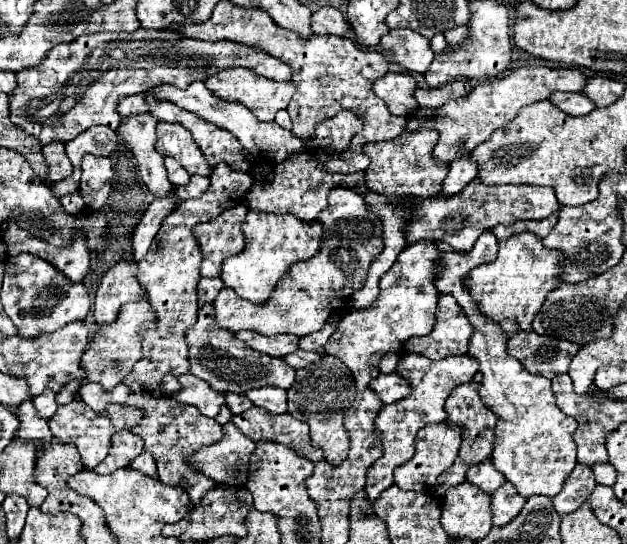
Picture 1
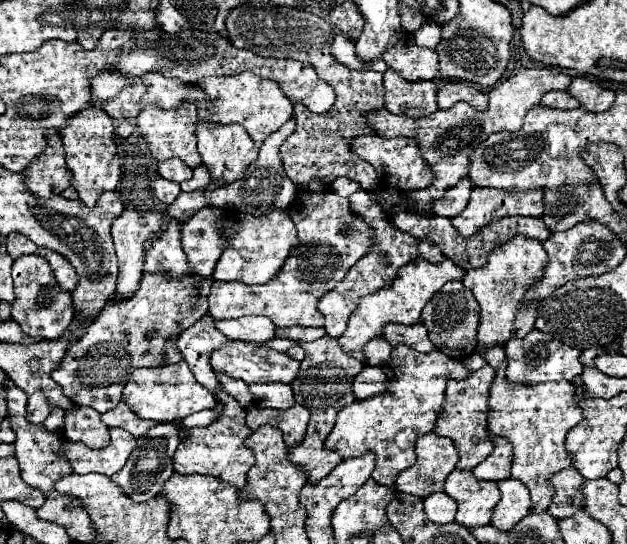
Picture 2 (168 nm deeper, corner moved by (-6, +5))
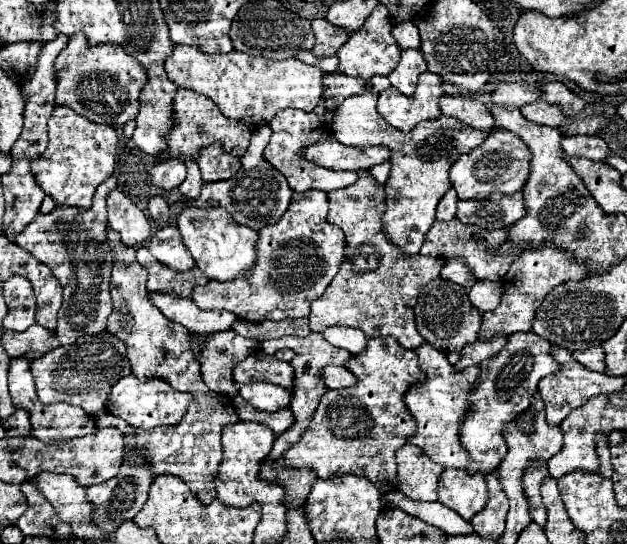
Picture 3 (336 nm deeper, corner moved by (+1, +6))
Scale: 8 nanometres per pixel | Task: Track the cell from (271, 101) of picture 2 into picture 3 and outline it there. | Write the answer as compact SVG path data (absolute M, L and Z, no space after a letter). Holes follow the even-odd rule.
M179 88L173 98L173 110L177 116L177 126L173 128L173 134L169 136L169 150L173 150L173 158L181 154L181 158L197 158L197 150L203 146L209 146L213 142L221 142L225 152L233 156L243 156L249 146L249 136L253 132L251 126L247 126L243 120L231 120L225 118L225 114L219 110L219 106L213 104L211 98L205 98L189 88Z

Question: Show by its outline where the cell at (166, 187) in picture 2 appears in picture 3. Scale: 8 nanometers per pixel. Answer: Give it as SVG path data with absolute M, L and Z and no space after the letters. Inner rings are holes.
M153 196L149 200L149 214L151 214L153 220L157 220L157 224L167 224L167 220L169 220L169 206L167 206L163 196Z

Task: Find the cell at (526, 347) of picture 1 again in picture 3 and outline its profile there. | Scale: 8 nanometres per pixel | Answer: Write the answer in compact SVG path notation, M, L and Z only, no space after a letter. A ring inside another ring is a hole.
M517 332L511 334L505 348L497 352L489 362L481 364L481 374L477 378L477 386L473 388L469 402L473 410L465 416L461 426L461 442L471 454L471 464L467 468L469 474L491 474L497 468L497 462L505 458L505 438L501 438L501 426L513 418L513 414L521 414L529 406L529 394L537 390L541 378L555 374L561 370L561 364L551 354L551 344L545 338L539 338L535 332Z

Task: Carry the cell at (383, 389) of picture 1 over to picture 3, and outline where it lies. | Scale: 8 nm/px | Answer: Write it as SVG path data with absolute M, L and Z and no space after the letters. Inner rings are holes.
M327 366L323 370L323 378L325 378L325 384L327 388L351 388L357 384L357 378L347 370L347 368L341 368L341 366Z

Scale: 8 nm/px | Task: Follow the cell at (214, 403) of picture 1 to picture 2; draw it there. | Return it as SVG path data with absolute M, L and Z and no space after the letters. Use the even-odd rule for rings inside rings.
M184 361L176 365L164 365L158 369L136 369L124 387L122 399L128 403L128 407L136 415L140 415L142 419L156 421L156 423L178 421L196 411L212 409L216 405L214 395L206 387L196 383L194 375L190 373L190 367Z

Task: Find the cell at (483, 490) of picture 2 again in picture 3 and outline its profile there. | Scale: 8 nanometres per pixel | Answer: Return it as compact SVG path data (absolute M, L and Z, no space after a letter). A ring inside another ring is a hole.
M445 468L439 478L439 502L471 520L487 504L487 482L481 474L469 474L461 468Z

